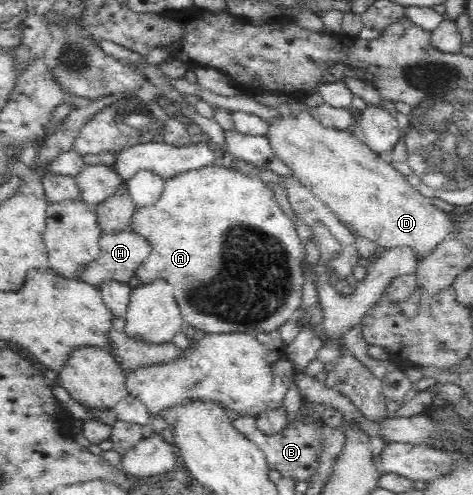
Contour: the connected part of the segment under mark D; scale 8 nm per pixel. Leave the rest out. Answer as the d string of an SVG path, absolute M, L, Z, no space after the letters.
M302 111L295 116L275 118L265 136L269 138L273 154L289 166L297 180L329 206L343 224L351 225L351 232L356 231L358 235L367 237L378 247L411 247L421 260L433 253L433 249L455 230L453 215L437 208L429 198L413 188L392 162L385 162L361 140L356 129L331 129L319 124L311 113Z

